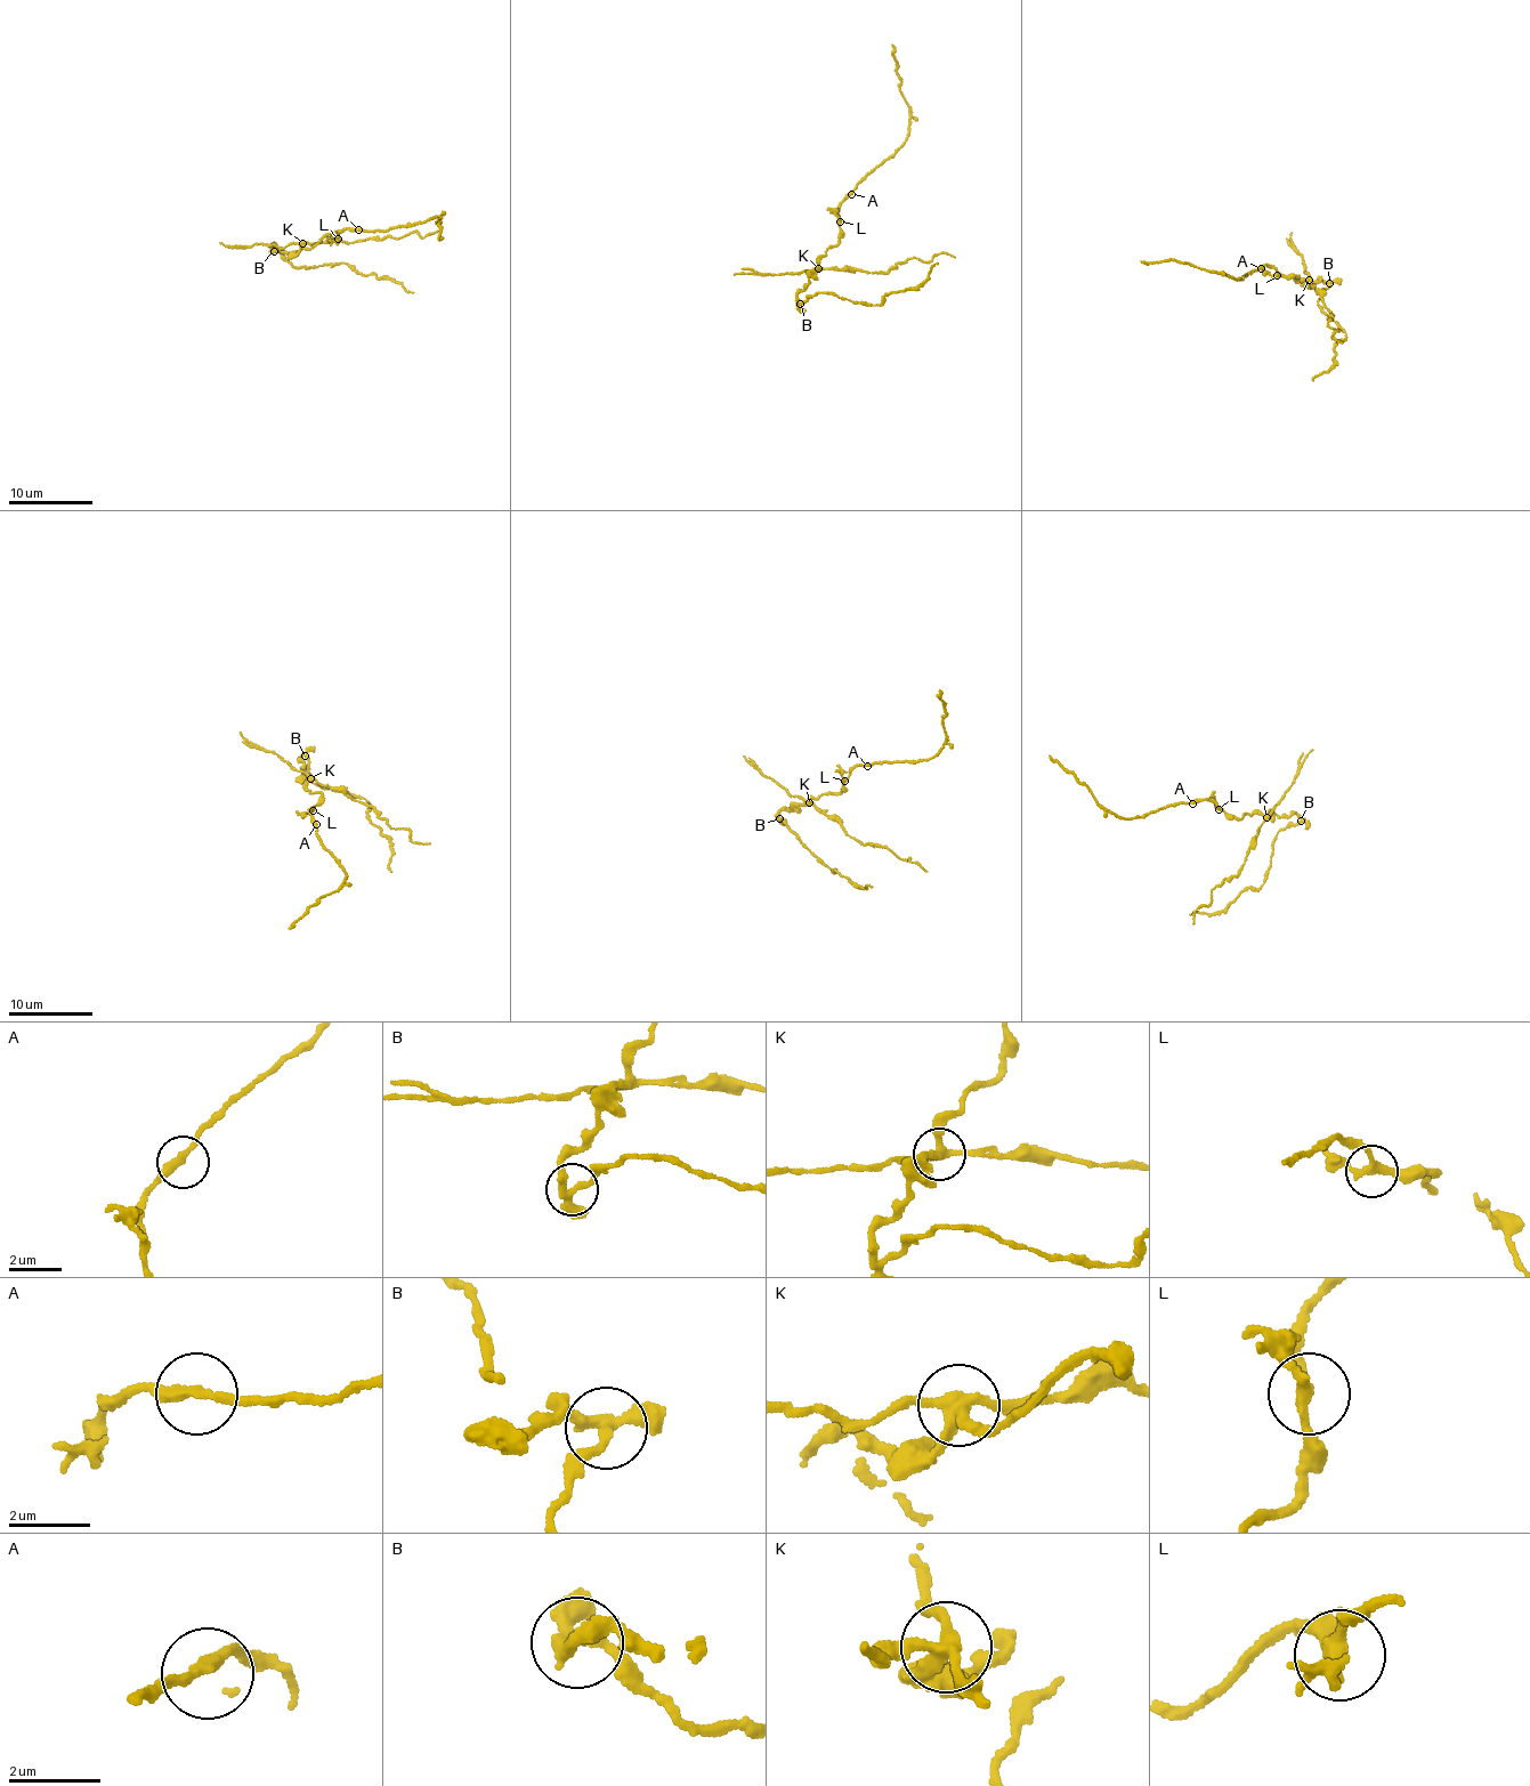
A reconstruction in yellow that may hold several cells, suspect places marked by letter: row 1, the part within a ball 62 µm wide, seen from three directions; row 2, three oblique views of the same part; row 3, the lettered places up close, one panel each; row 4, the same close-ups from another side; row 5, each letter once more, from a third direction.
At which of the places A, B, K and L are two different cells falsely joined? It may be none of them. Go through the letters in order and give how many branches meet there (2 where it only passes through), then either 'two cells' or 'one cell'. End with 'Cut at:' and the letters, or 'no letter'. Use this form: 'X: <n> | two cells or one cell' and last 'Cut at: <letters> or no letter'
A: 2 | one cell
B: 3 | two cells
K: 4 | two cells
L: 3 | one cell
Cut at: B, K

